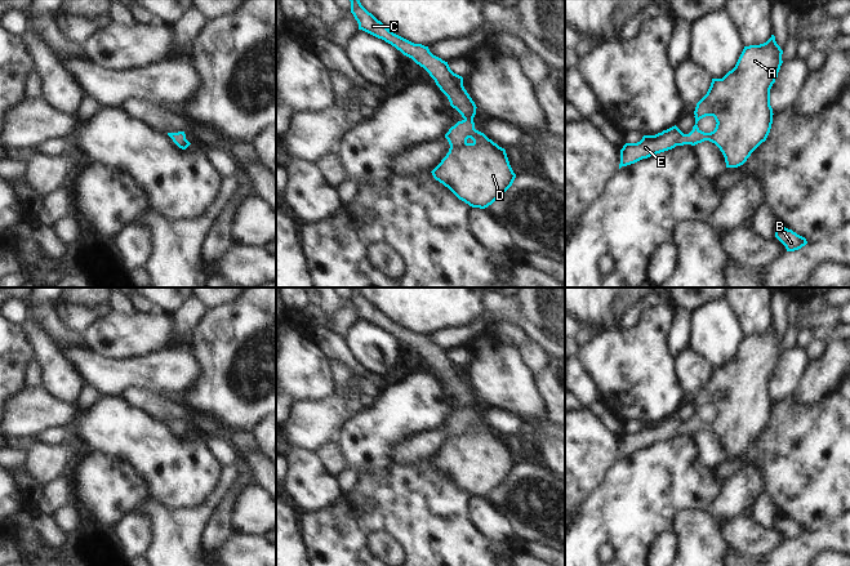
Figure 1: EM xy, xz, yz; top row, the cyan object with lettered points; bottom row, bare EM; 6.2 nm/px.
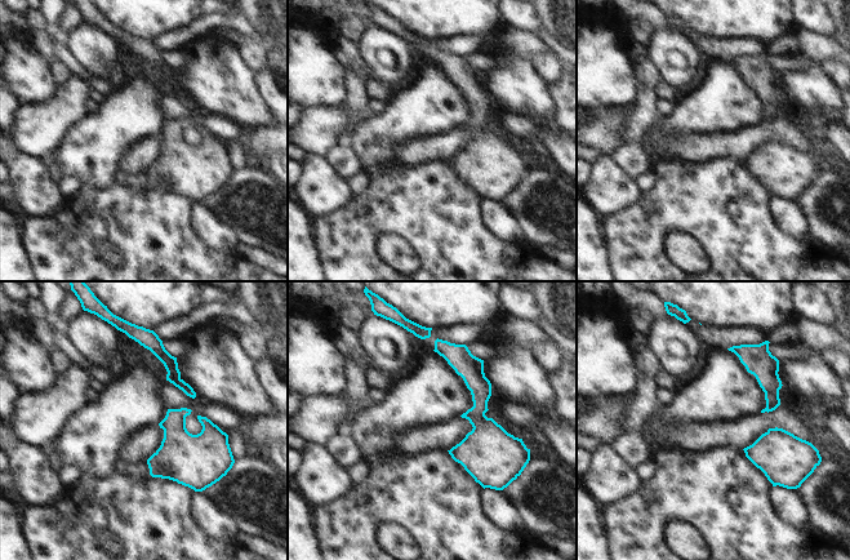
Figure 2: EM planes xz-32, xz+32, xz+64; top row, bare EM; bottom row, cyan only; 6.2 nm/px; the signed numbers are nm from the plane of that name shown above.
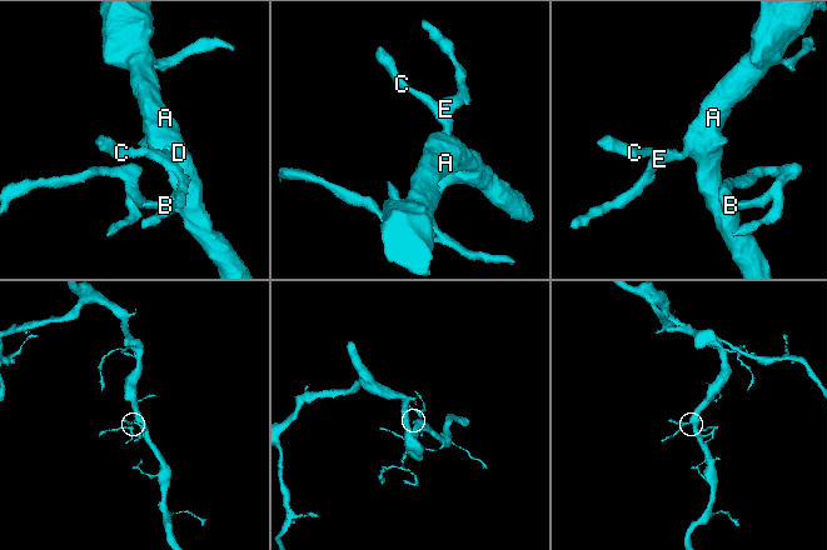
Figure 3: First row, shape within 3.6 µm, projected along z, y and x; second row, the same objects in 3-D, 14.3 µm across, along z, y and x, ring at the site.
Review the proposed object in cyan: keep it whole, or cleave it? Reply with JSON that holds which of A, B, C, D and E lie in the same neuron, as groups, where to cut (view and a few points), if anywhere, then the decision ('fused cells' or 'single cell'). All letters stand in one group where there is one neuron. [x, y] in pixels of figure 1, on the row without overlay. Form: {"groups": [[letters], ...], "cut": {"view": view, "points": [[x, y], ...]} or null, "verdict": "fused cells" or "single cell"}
{"groups": [["A", "B", "C", "D", "E"]], "cut": null, "verdict": "single cell"}

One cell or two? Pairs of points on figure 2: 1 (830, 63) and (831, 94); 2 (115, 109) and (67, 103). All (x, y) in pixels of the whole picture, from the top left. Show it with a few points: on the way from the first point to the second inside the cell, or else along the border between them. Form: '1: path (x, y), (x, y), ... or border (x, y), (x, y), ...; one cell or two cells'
1: border (819, 62), (836, 83); two cells
2: border (90, 114), (81, 119), (67, 134); two cells

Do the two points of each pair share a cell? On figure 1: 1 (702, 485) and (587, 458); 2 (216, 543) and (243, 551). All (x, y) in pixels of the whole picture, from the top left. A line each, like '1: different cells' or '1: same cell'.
1: different cells
2: different cells

